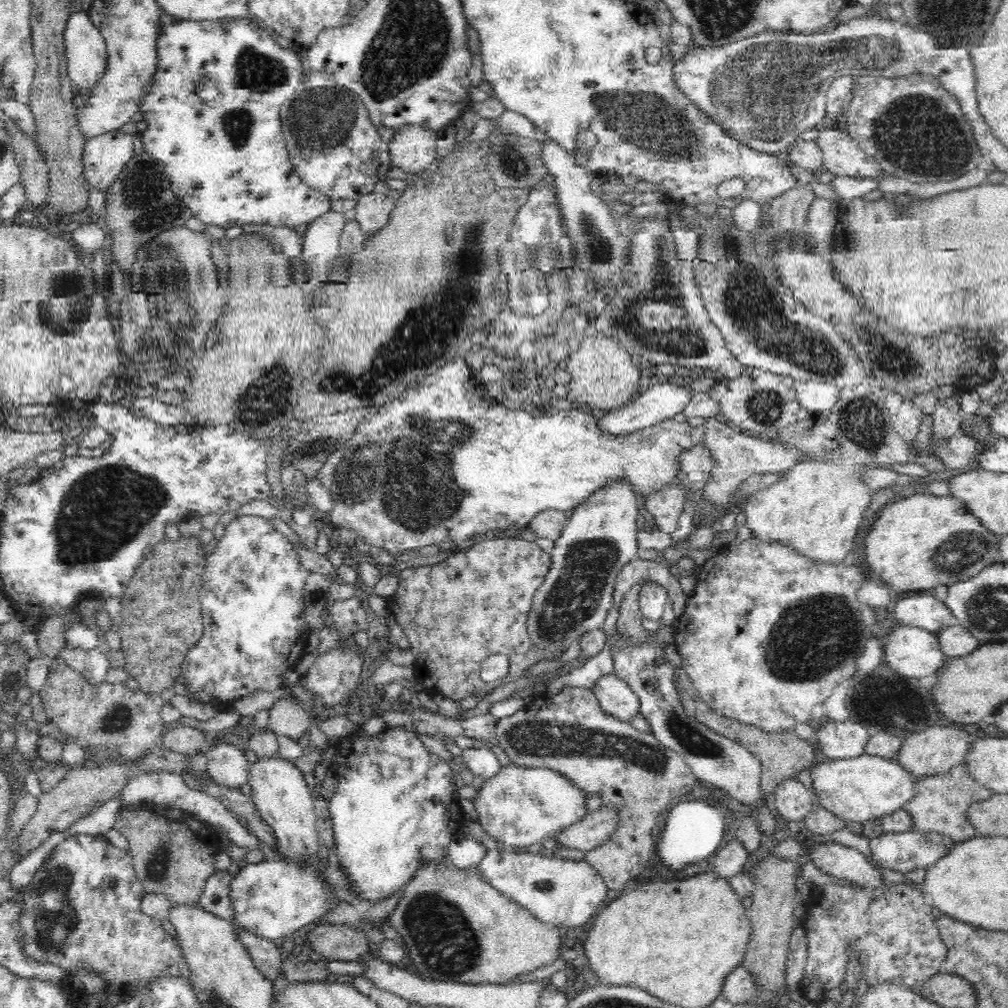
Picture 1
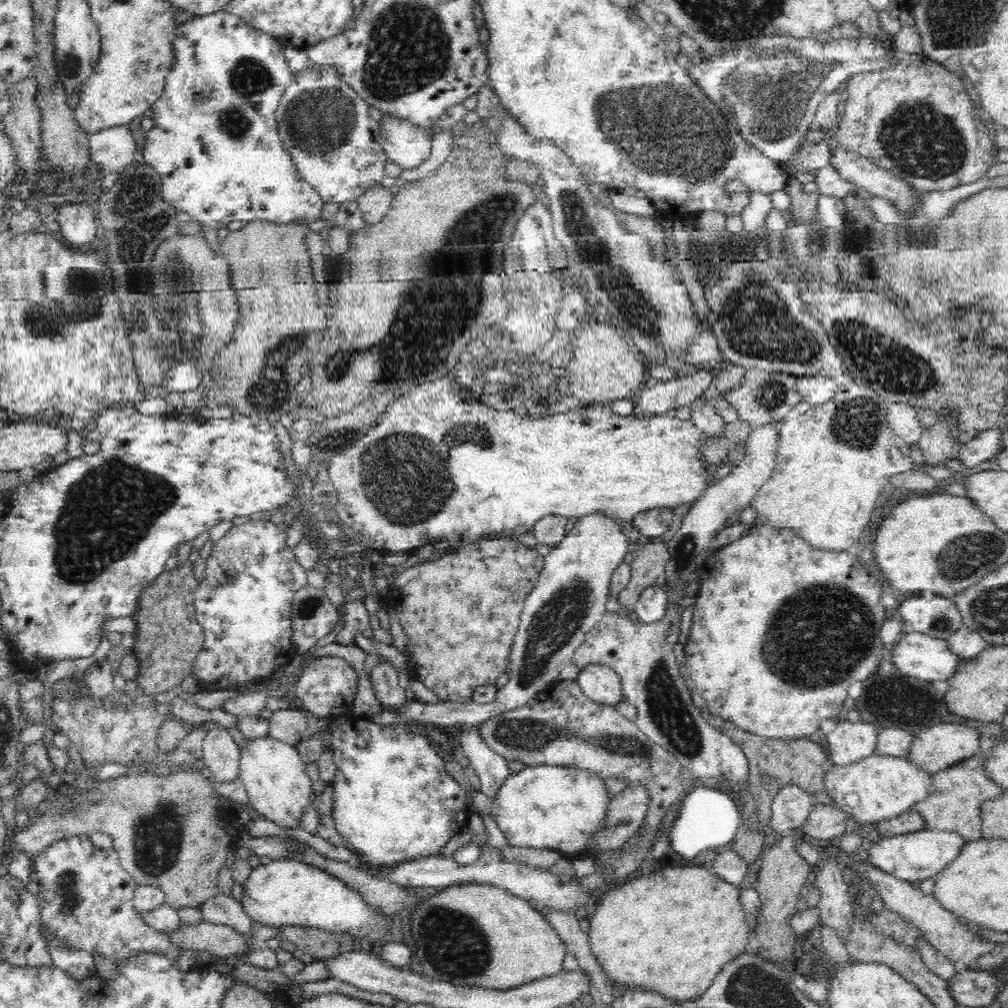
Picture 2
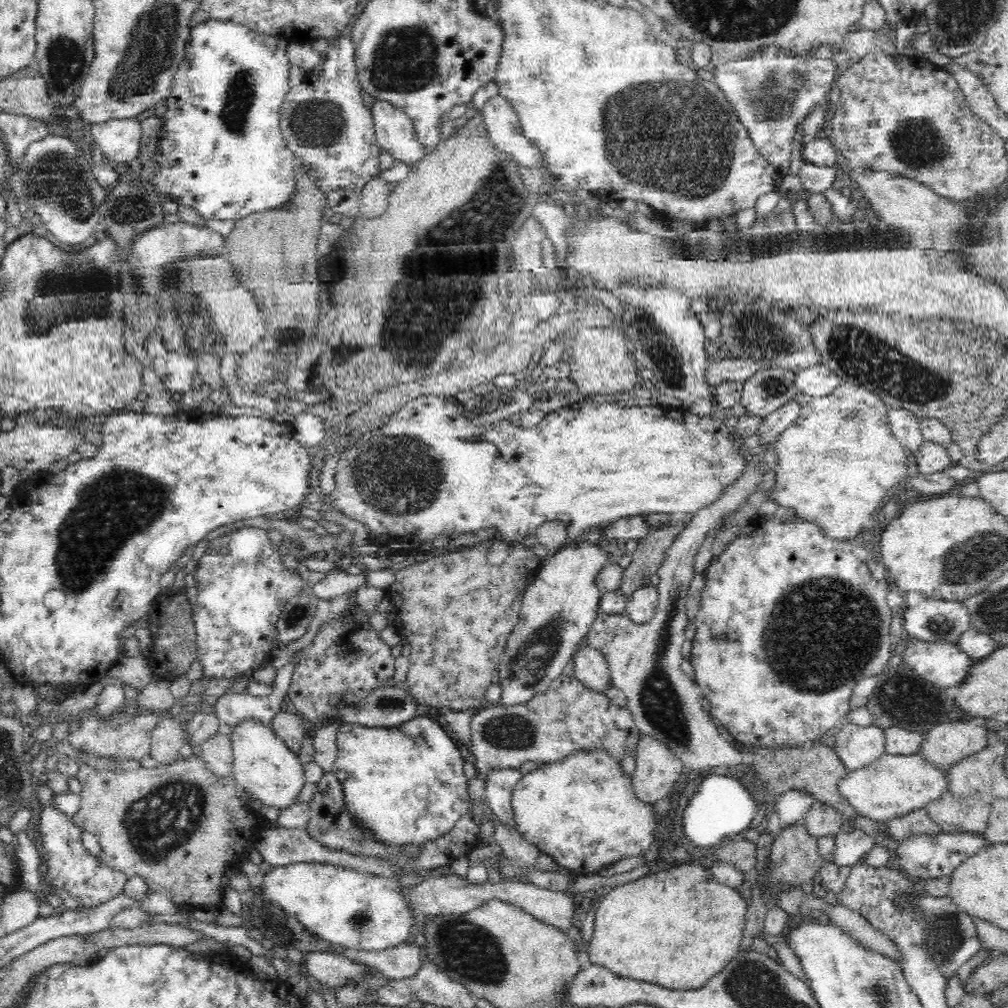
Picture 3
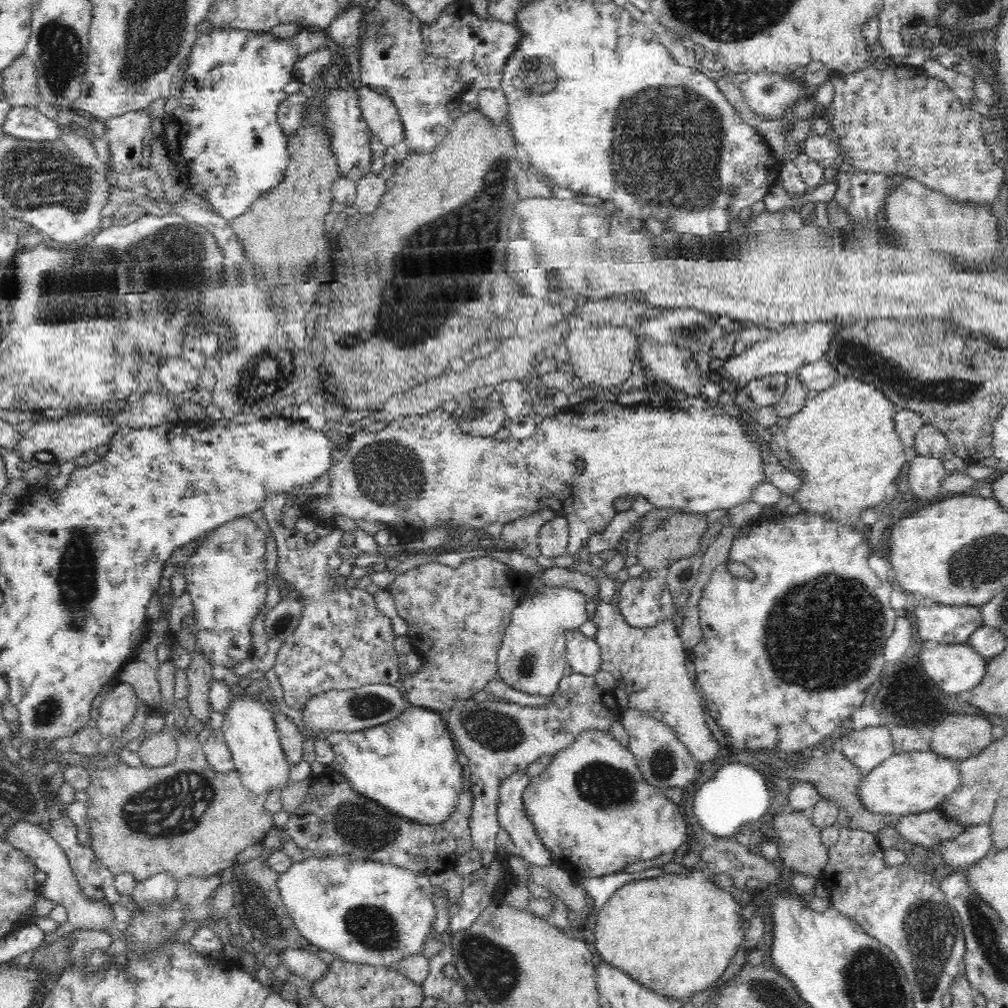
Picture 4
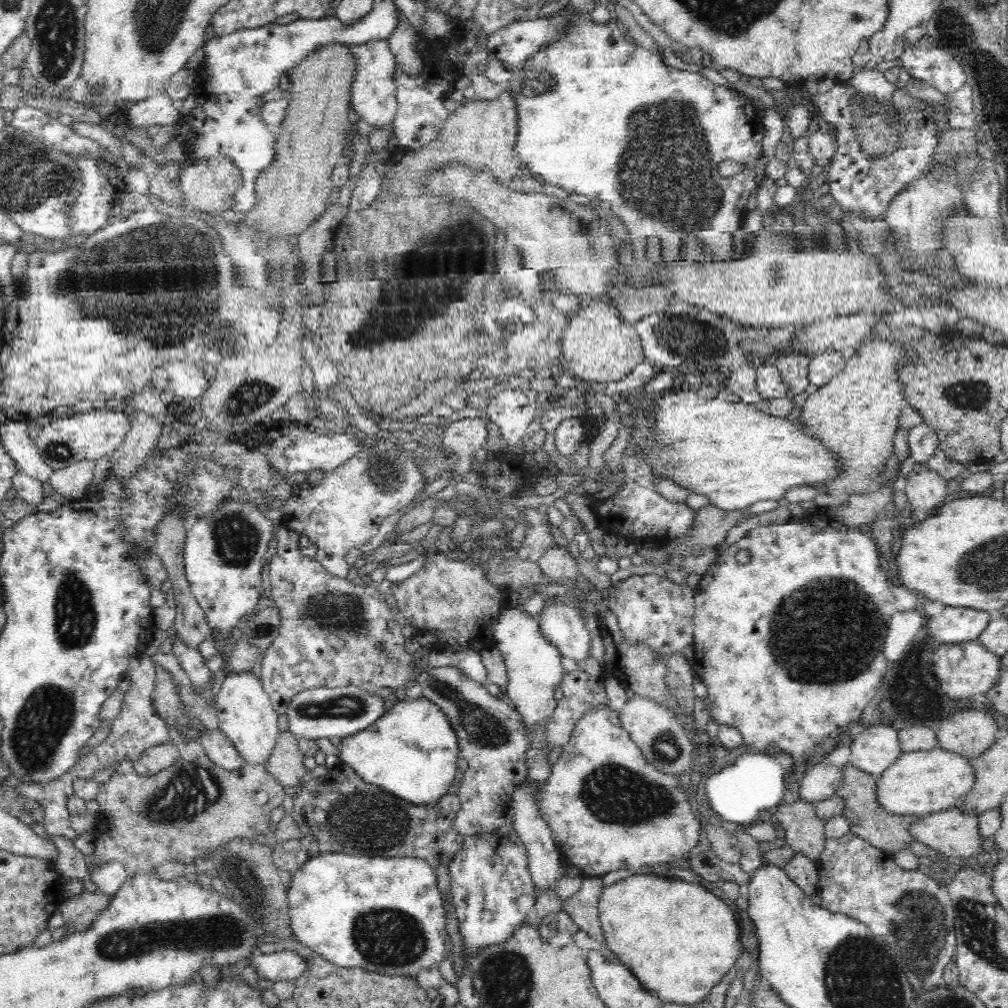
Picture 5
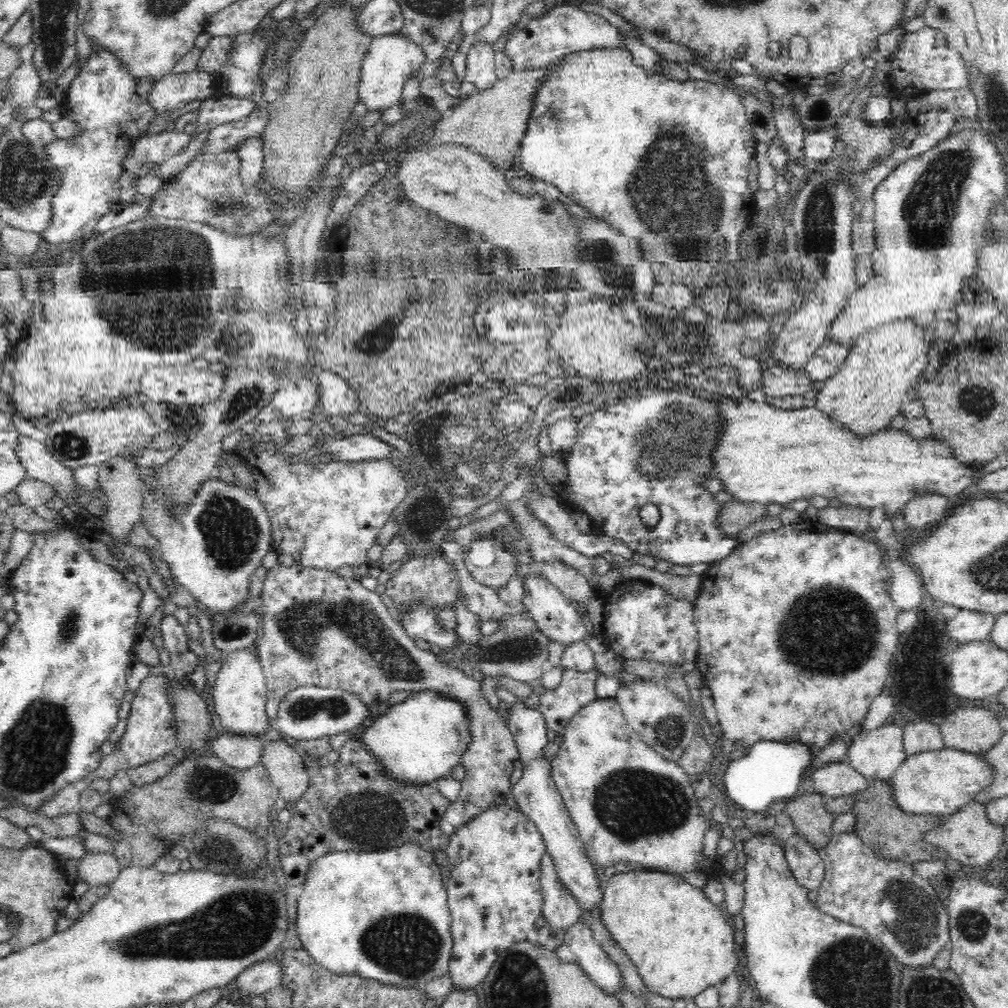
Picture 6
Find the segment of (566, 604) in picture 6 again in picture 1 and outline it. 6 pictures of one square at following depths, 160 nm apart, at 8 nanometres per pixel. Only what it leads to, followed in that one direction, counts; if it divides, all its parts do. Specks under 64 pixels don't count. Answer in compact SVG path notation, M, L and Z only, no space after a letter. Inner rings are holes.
M612 672L599 678L592 691L600 706L616 720L631 723L641 713L638 695Z

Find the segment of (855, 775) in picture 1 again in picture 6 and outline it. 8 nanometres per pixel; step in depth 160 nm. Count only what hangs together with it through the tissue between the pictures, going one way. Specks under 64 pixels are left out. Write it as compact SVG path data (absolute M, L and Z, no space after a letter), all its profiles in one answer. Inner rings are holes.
M944 747L907 755L894 771L891 791L897 807L904 813L949 816L972 801L992 777L991 768L982 756Z

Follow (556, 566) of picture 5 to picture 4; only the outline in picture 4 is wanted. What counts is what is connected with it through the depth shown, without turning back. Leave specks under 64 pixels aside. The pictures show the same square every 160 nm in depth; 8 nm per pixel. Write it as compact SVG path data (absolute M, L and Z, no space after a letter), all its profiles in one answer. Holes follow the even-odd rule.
M554 516L540 528L537 540L541 554L546 558L557 558L568 554L568 520Z

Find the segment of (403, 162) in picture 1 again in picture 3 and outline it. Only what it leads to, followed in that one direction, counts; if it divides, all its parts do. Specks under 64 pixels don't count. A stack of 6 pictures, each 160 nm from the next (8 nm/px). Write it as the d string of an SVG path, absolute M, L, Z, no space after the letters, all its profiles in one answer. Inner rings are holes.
M376 100L370 108L373 115L375 126L375 135L378 144L388 151L390 156L396 160L402 160L408 167L414 166L426 156L426 147L420 144L420 139L417 137L415 126L412 124L410 117L402 110L397 109L393 104Z

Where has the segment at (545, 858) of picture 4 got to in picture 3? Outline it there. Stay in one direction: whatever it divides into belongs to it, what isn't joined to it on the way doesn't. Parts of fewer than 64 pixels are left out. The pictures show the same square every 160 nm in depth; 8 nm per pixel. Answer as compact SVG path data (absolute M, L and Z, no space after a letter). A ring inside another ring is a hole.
M494 767L485 776L485 802L500 821L513 824L511 796L513 786L522 775L512 767Z

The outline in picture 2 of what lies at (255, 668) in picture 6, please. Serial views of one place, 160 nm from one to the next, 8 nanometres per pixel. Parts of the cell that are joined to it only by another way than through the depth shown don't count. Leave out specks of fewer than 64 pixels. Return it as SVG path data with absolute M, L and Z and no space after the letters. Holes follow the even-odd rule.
M270 736L247 740L246 745L241 746L240 774L250 804L256 812L286 828L286 830L302 829L304 814L312 808L310 802L312 794L312 781L306 773L306 769L295 745L291 745Z

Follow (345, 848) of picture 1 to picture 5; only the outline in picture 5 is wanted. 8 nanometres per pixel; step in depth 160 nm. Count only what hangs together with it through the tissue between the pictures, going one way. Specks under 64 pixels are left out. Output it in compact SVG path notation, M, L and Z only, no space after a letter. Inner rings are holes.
M425 696L419 697L414 701L402 700L391 703L389 711L384 714L380 720L371 724L368 728L356 732L356 734L341 738L340 744L337 748L338 754L340 754L340 759L334 760L342 760L341 762L343 763L341 764L349 766L349 768L358 774L366 784L377 786L380 790L384 790L385 792L392 794L394 797L399 798L401 801L414 806L434 806L436 802L440 802L442 797L450 792L450 788L452 788L452 784L454 784L454 778L456 778L456 769L458 769L456 765L456 756L459 753L459 742L456 733L451 727L449 720L446 718L446 715L442 712L442 709Z

